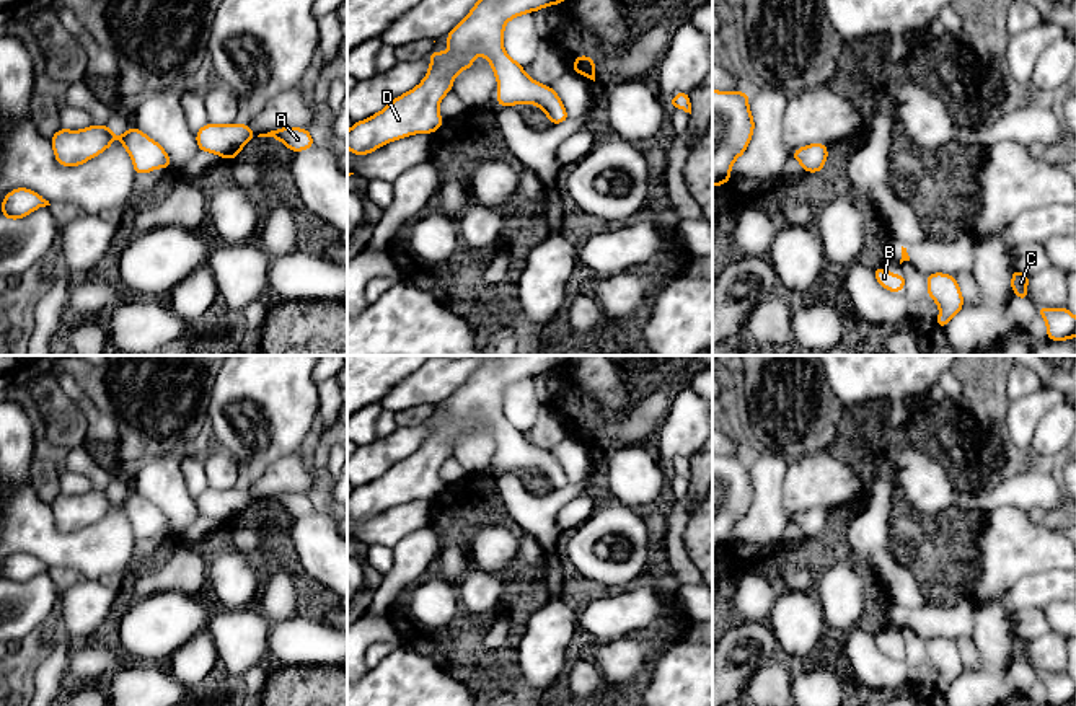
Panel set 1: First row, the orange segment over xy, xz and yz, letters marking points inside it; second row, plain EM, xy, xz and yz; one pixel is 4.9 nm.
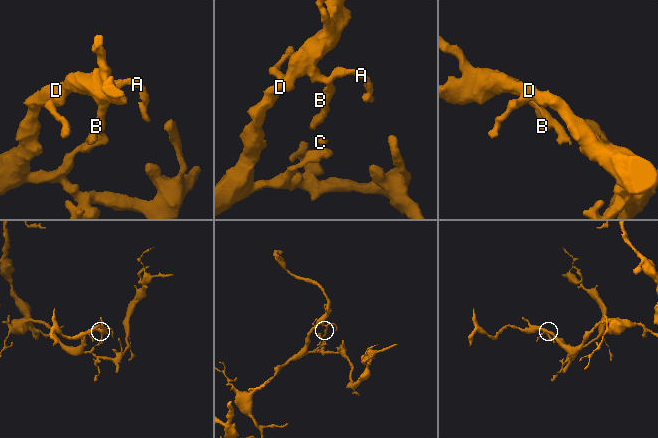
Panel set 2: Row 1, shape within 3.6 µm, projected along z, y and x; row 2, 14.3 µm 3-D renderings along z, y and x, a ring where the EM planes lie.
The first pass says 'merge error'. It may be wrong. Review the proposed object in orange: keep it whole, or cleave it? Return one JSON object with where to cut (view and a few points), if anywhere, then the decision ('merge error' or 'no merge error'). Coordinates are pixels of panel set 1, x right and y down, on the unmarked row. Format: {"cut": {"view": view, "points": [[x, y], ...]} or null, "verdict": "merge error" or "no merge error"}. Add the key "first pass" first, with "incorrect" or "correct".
{"first pass": "incorrect", "cut": null, "verdict": "no merge error"}

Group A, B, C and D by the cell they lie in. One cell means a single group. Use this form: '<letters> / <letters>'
A B C D

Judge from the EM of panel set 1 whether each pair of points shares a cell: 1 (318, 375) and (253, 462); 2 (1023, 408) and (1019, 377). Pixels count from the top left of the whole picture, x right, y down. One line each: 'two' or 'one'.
1: two
2: two

